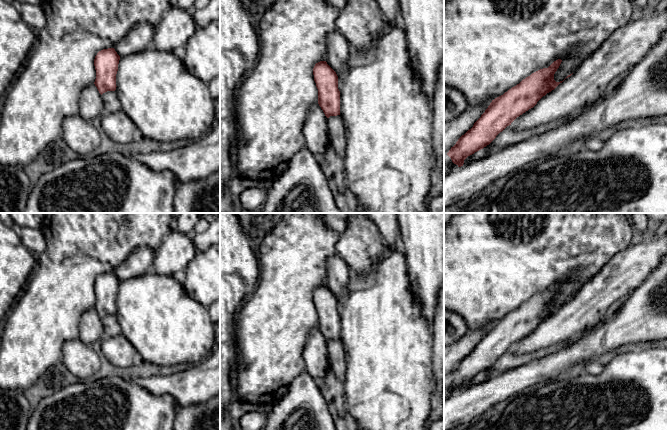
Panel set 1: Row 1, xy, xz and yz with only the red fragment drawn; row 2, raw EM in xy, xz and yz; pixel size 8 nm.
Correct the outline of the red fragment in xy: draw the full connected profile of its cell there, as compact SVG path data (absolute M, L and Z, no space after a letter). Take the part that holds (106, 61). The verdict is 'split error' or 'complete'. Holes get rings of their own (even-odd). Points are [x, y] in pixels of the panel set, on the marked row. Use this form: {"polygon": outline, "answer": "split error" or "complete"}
{"polygon": "M114 48L103 49L95 56L96 79L94 84L101 95L107 91L116 90L119 60L120 56Z", "answer": "complete"}

